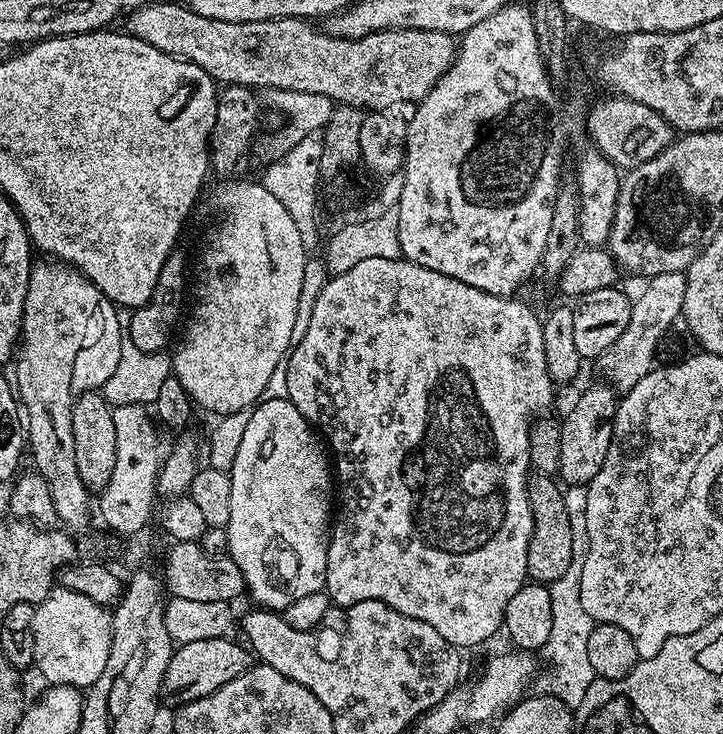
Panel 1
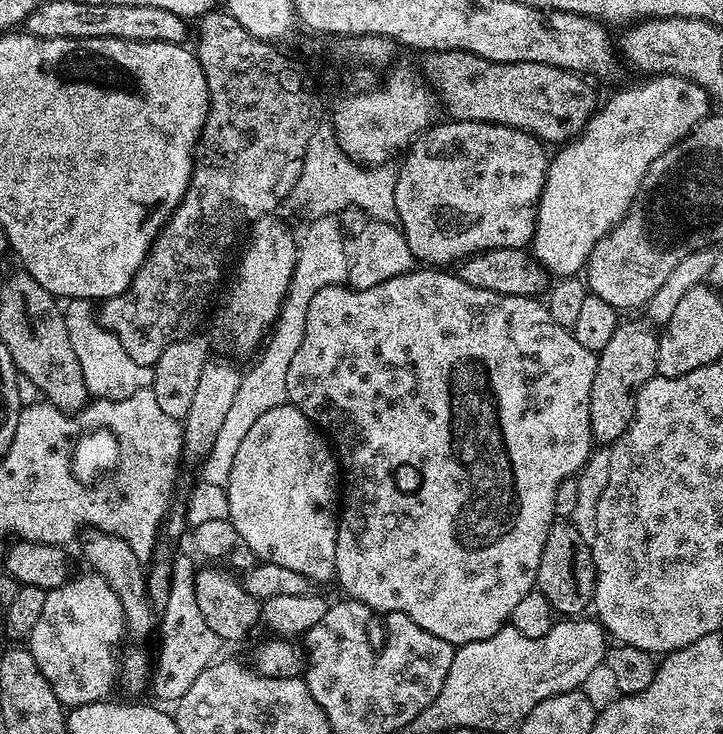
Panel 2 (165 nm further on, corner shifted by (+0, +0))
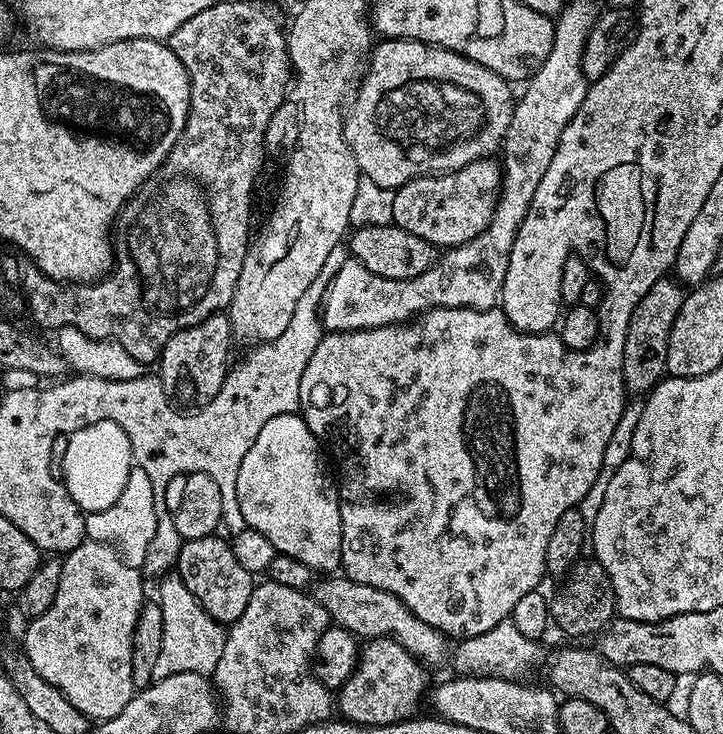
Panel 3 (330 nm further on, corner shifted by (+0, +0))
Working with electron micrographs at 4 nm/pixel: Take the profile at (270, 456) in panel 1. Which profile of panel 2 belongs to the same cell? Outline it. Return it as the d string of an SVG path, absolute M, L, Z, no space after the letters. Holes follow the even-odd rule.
M283 404L274 406L274 410L266 410L258 422L254 422L254 427L246 433L246 438L242 438L242 446L238 446L238 454L234 454L234 466L230 470L228 479L228 501L230 510L228 519L231 520L237 537L254 550L257 561L274 566L287 566L288 569L302 574L307 580L319 582L319 580L332 580L336 575L336 526L338 523L338 461L330 447L329 441L318 431L315 424L308 421L306 414L298 410L293 404Z

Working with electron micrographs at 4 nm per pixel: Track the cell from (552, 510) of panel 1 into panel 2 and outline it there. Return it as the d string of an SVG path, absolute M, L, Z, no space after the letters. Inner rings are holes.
M556 522L548 532L542 558L538 562L536 588L550 602L553 613L564 618L576 618L593 607L592 595L596 585L596 567L592 545L578 534L571 522Z

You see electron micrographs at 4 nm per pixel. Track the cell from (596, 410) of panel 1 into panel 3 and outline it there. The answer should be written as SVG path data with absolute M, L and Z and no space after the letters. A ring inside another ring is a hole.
M665 278L654 282L646 298L638 302L630 318L630 326L626 330L624 347L624 386L629 393L647 394L665 379L668 371L667 347L670 346L671 327L674 326L685 295L685 289L675 279Z

